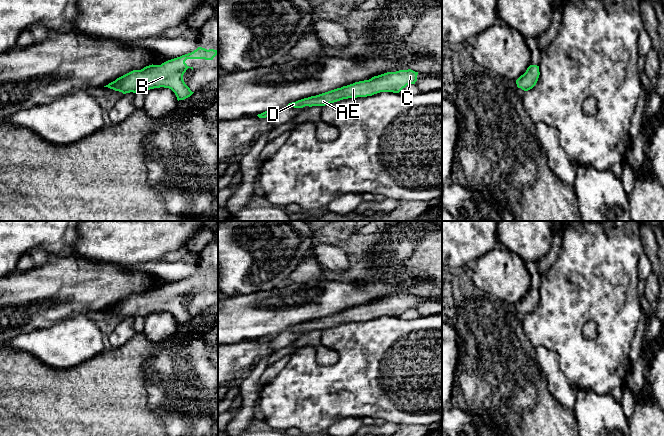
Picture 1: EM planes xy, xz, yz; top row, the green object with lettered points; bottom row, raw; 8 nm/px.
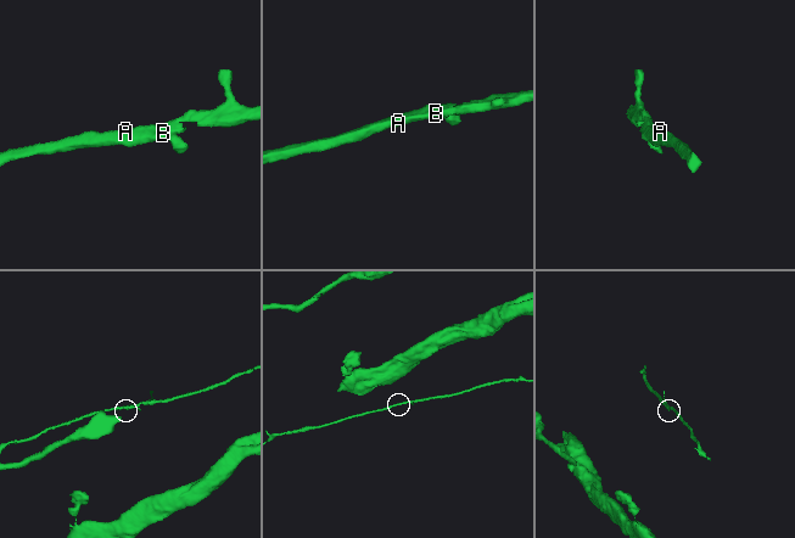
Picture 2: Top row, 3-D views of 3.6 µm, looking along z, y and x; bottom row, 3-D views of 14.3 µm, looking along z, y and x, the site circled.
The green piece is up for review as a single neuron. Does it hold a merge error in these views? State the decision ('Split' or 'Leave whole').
Leave whole

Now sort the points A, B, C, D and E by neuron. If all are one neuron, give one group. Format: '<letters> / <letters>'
A B C D E

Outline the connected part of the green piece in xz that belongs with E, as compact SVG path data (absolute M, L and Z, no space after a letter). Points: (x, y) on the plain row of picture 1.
M411 293L387 296L369 304L355 306L316 320L289 327L287 330L303 332L305 330L325 330L343 323L367 321L380 316L399 317L409 308L415 308L418 296Z

